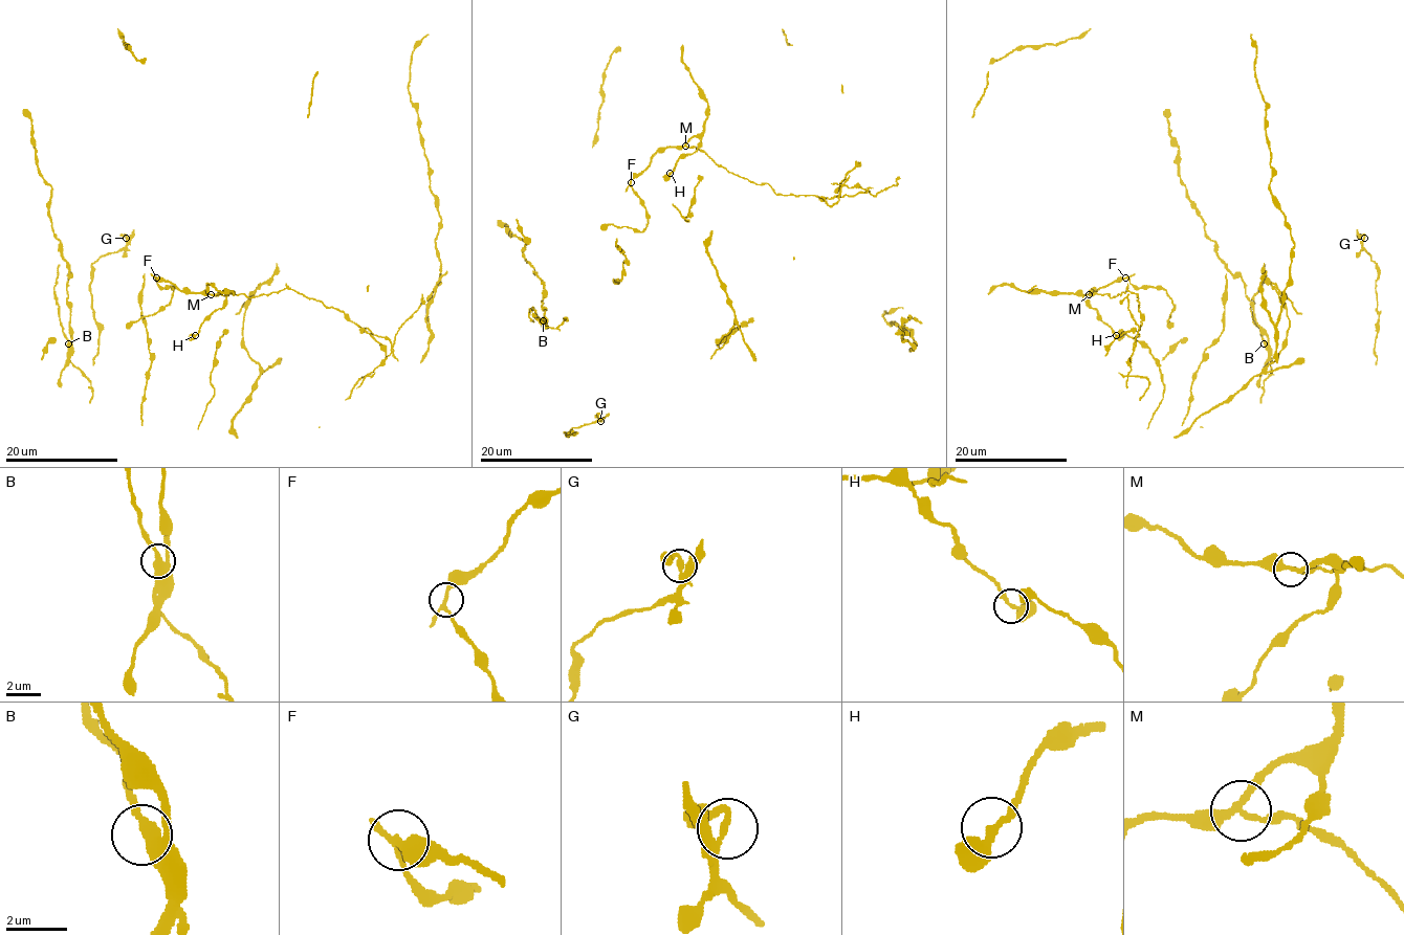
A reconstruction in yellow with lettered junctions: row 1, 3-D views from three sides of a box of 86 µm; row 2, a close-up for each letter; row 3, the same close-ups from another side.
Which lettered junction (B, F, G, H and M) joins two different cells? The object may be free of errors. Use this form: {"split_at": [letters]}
{"split_at": ["M"]}

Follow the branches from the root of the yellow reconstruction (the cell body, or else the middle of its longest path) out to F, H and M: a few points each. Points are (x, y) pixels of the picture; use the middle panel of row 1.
F: (640, 231), (648, 224), (648, 212), (631, 182)
H: (640, 231), (648, 212), (631, 181), (656, 153), (698, 136), (701, 145), (670, 173)
M: (640, 231), (648, 224), (648, 212), (631, 181), (656, 153), (666, 148), (685, 146)

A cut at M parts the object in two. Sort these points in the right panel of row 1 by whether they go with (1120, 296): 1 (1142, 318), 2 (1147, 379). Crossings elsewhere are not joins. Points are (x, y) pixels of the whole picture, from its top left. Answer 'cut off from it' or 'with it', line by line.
1: with it
2: with it

